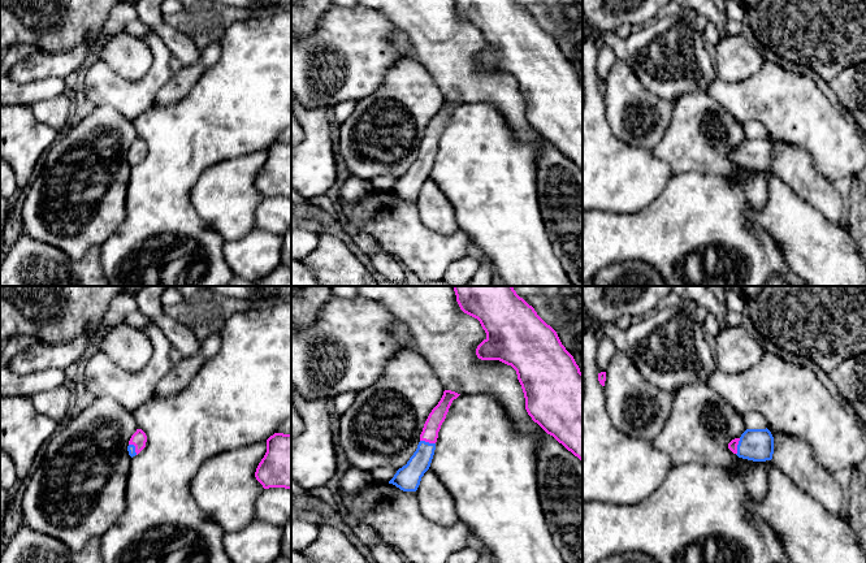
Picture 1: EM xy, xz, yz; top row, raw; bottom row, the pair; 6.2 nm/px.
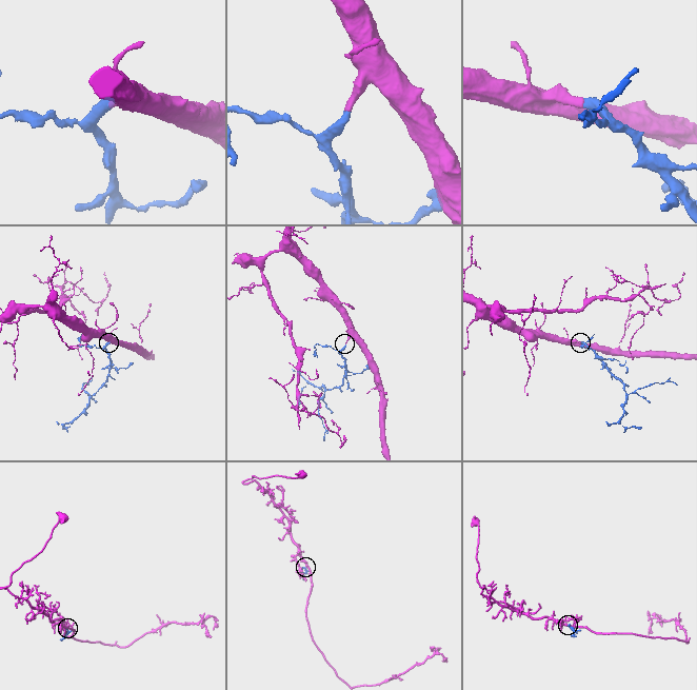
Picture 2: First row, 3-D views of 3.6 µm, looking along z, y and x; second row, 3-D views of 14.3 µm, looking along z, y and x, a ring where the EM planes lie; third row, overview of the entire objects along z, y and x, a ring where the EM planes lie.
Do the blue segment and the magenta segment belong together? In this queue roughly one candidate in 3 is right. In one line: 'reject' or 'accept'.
accept

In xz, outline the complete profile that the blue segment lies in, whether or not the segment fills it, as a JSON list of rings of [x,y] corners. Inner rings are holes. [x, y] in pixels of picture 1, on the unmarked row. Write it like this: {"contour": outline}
{"contour": [[[451,99],[443,100],[441,109],[432,118],[424,133],[416,160],[410,166],[407,173],[397,179],[389,192],[395,194],[403,200],[417,199],[421,186],[430,176],[441,134],[446,127],[453,109],[459,104],[460,103]]]}

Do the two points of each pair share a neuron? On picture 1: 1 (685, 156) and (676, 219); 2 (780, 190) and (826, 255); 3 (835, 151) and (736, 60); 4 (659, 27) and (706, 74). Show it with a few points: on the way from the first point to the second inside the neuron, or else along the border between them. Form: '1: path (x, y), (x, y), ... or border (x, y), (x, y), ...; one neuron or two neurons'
1: border (713, 173), (683, 172), (672, 177); two neurons
2: path (783, 206), (784, 213), (810, 239); one neuron
3: border (766, 61), (747, 78), (722, 81); two neurons
4: path (672, 40), (679, 42), (682, 50), (693, 61); one neuron

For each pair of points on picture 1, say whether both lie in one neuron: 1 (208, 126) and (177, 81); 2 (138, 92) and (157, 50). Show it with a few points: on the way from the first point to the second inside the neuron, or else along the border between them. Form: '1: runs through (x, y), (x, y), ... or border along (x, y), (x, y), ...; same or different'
1: border along (206, 69), (181, 99), (173, 103), (159, 104); different
2: runs through (148, 82), (159, 72), (159, 60); same

